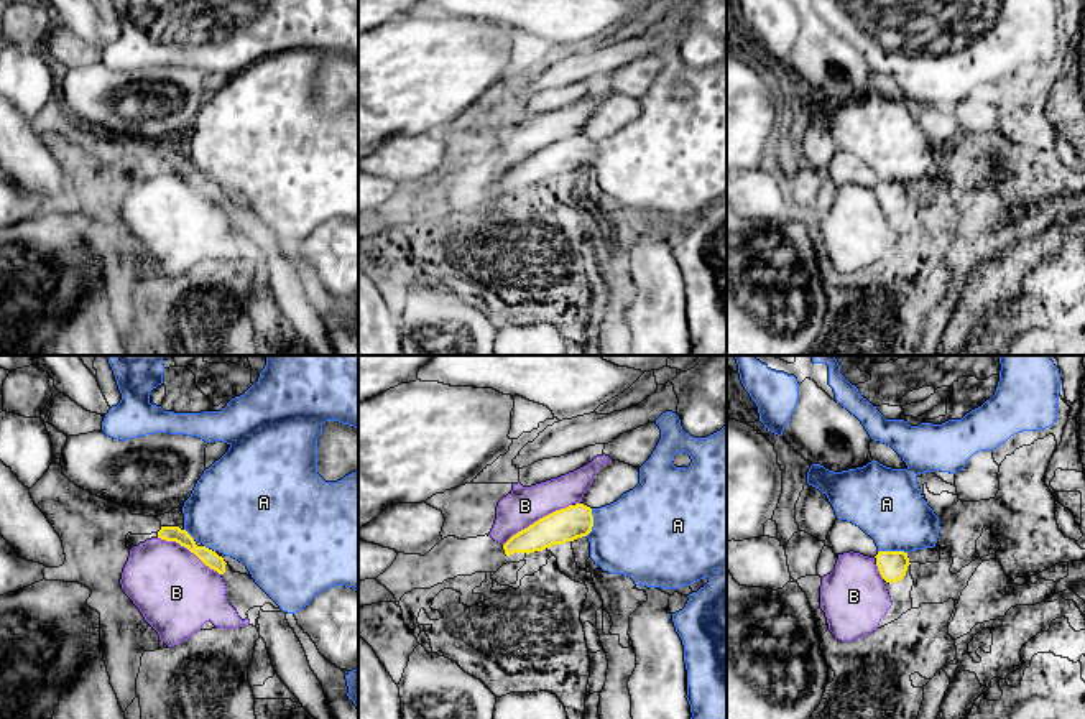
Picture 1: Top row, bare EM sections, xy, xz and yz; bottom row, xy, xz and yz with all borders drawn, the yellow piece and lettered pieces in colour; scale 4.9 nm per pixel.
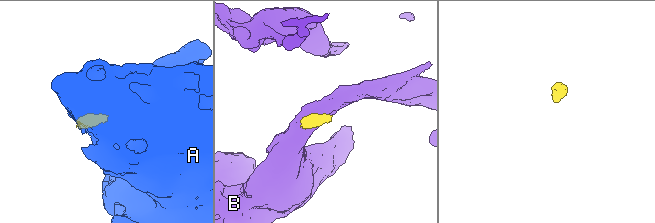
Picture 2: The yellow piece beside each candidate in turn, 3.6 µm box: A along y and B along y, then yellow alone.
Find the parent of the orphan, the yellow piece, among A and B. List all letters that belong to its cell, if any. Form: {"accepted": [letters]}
{"accepted": []}

